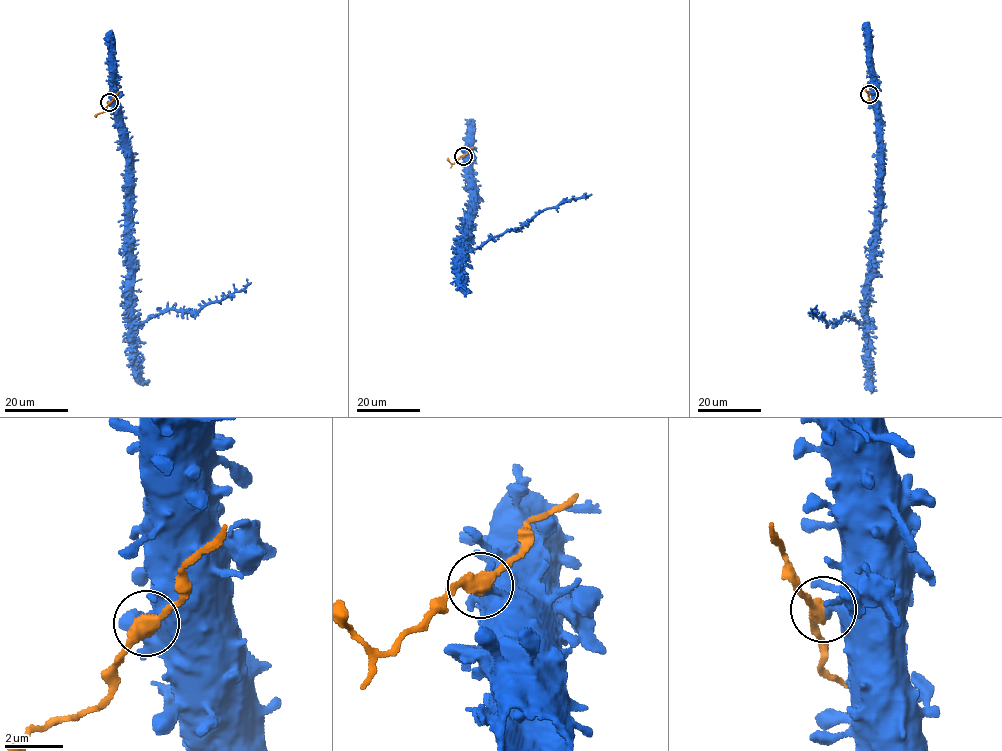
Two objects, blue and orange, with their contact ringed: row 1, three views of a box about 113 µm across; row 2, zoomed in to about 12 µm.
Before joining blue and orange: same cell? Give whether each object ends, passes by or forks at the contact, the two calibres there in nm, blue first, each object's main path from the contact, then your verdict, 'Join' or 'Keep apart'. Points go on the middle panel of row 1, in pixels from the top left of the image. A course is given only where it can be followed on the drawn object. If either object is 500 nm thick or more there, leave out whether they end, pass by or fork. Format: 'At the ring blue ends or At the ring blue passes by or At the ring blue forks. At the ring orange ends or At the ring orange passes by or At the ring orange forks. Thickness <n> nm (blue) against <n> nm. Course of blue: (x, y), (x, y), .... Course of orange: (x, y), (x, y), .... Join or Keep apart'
At the ring blue ends. At the ring orange passes by. Thickness 320 nm (blue) against 440 nm. Course of blue: (463, 156), (471, 195), (466, 215), (468, 229), (463, 255), (494, 236), (518, 230), (544, 209), (586, 197). Course of orange: (463, 156), (452, 164), (448, 158). Keep apart

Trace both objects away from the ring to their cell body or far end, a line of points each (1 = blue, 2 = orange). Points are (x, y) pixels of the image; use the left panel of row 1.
1: (110, 102), (126, 160), (133, 318), (141, 322), (172, 309), (198, 311), (239, 292), (246, 279)
2: (110, 102), (104, 111), (95, 115)

